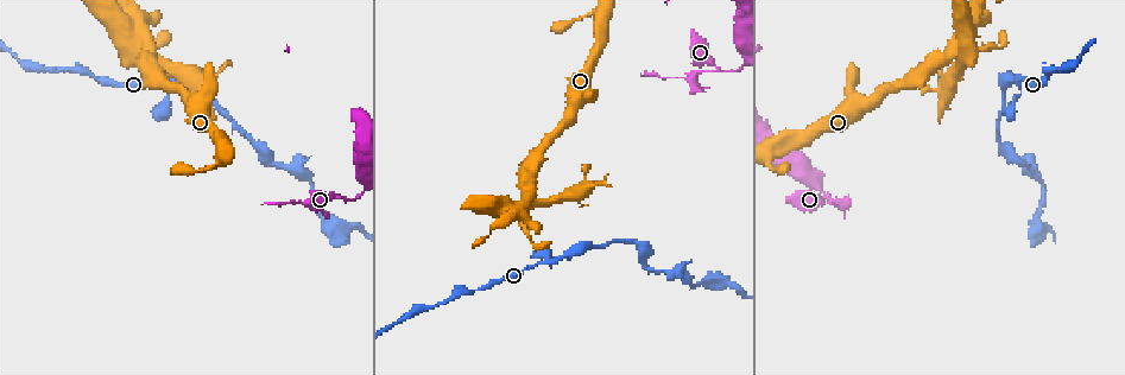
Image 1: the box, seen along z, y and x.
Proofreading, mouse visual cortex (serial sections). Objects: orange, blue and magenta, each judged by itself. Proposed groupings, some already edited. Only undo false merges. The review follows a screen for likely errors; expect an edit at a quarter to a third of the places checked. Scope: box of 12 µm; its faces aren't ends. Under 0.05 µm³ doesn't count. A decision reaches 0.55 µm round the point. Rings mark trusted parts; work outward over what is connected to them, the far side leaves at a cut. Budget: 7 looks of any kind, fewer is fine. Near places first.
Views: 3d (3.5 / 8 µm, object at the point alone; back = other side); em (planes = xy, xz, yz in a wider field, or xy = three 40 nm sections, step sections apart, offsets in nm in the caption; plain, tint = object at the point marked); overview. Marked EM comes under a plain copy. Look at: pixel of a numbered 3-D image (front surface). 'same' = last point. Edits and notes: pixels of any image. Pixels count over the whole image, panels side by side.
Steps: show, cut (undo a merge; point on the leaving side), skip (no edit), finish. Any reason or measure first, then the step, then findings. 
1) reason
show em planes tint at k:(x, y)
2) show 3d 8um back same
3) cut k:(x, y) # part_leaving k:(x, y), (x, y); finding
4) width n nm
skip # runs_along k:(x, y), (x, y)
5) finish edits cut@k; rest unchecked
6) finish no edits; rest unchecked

two arms at a narrow angle
show 3d 3.5um at 1:(726, 70)

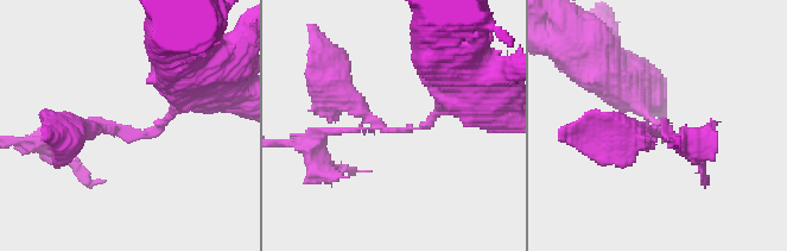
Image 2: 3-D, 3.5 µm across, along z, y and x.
arms 3; arm_widths 100, 200, 300 nm
show em xy step 3 tint at 2:(401, 128)

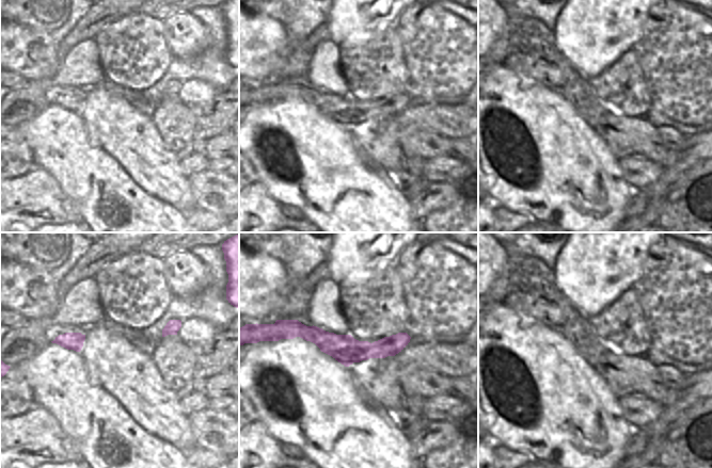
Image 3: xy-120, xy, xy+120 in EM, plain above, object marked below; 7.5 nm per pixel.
show em planes tint same

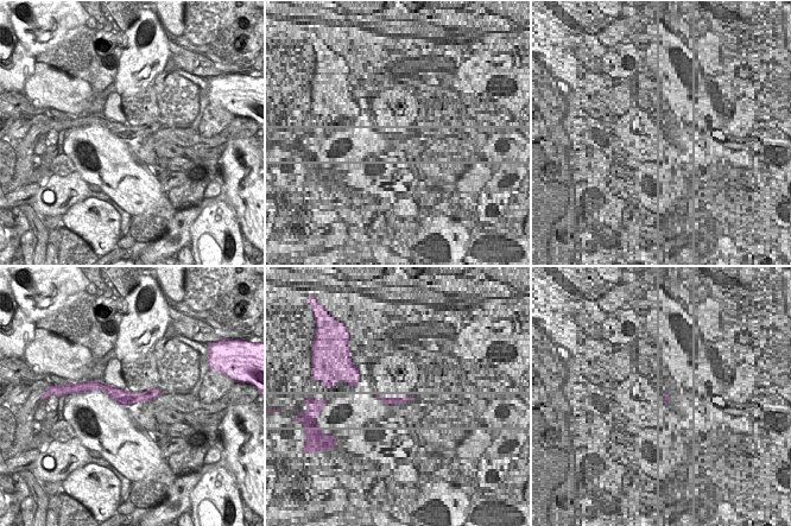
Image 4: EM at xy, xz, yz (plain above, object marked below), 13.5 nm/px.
cut 2:(323, 131) # part_leaving 2:(360, 125), (309, 146), (346, 177); two cells meet here

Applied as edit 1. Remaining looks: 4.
abrupt turn
show em xy step 1 tint at 1:(546, 264)

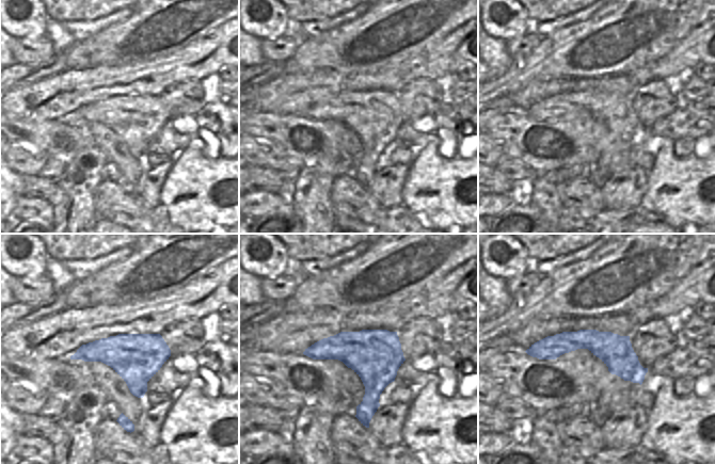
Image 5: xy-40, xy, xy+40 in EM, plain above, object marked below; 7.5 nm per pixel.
wider look
show 3d 3.5um same

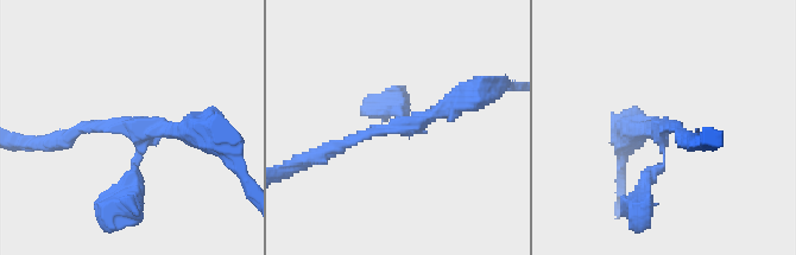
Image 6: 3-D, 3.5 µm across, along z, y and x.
arm_widths 150, 150, 250 nm
skip # runs_along 5:(529, 351), (596, 341), (644, 370); continuous, no second cell

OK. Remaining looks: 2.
a fork
show 3d 3.5um at 1:(974, 21)

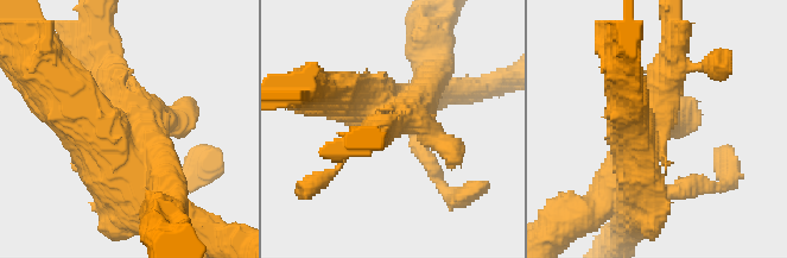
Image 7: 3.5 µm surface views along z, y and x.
show em planes tint at 7:(653, 118)

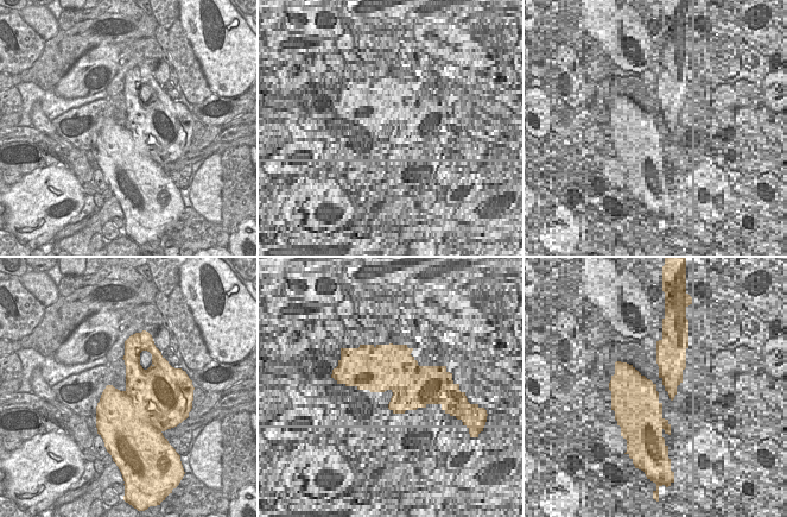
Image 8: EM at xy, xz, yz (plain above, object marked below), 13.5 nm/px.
cut 7:(99, 169) # border 8:(124, 391), (146, 409), (152, 426); two cells meet here

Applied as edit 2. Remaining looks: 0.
finish edits cut@2, cut@7; rest unchecked

